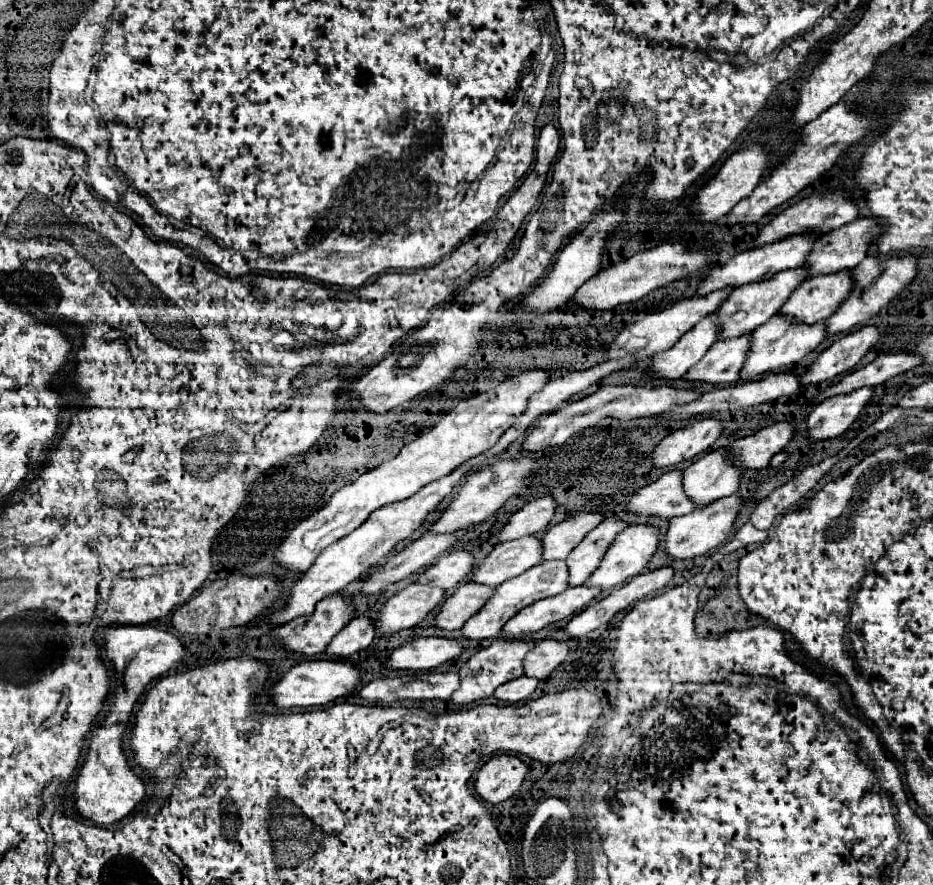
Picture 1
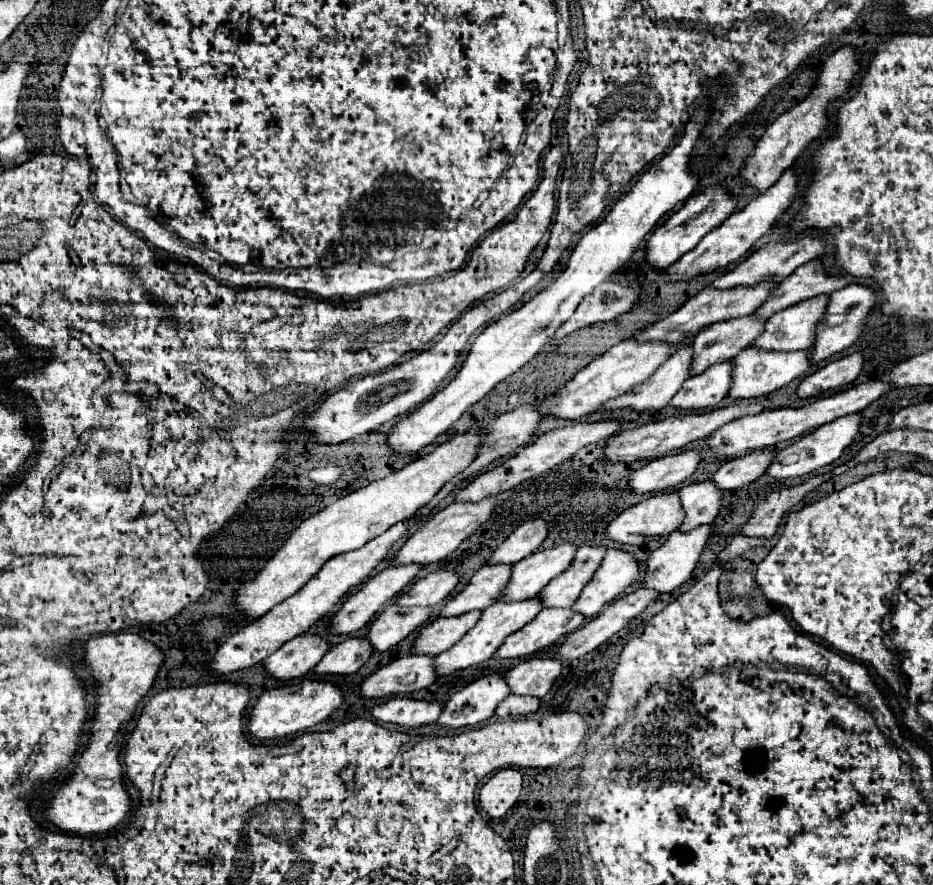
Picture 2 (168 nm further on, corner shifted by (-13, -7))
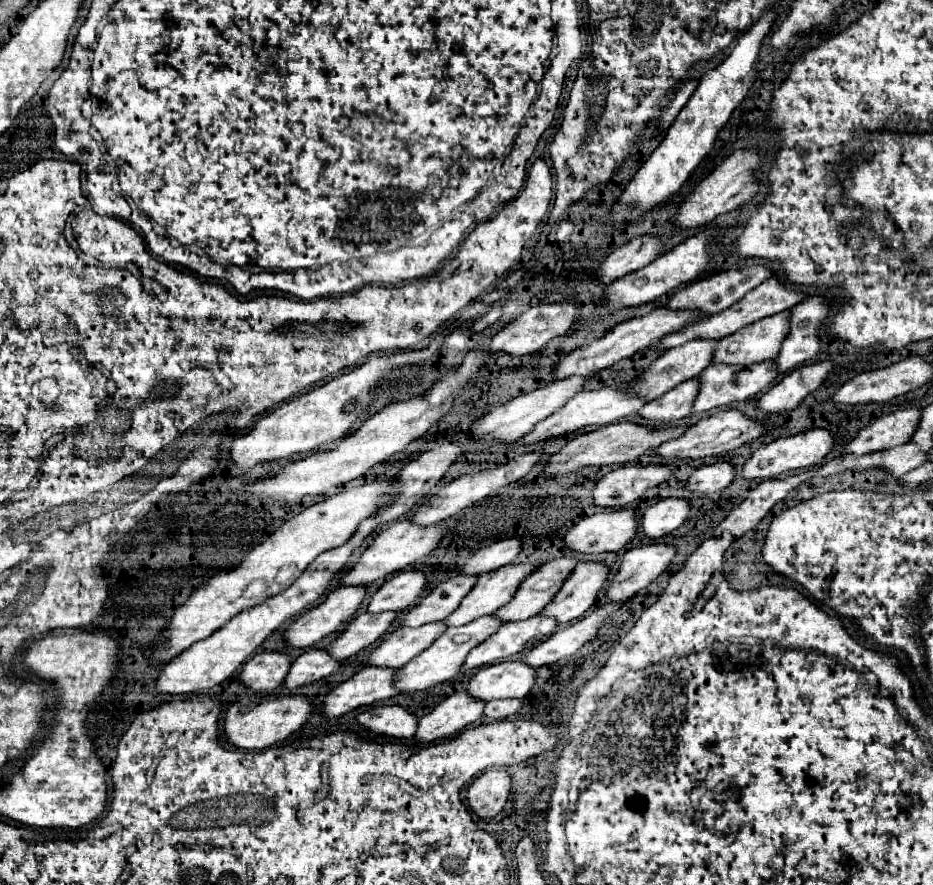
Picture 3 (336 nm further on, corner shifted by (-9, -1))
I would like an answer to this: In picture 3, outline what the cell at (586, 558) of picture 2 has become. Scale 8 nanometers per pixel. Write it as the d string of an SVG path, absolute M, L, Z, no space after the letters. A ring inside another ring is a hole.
M556 558L550 562L544 562L536 566L518 586L514 598L498 608L494 616L502 622L516 622L516 620L528 620L536 616L544 604L554 598L554 592L558 592L562 580L570 576L570 568L574 568L574 560L570 558Z

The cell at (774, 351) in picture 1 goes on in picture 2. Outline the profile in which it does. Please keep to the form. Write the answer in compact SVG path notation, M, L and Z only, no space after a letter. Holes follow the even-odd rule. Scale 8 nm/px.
M748 346L732 362L734 362L734 368L732 368L730 396L732 398L758 398L758 396L766 396L766 394L786 386L794 378L808 372L808 368L810 368L810 350L776 352L776 350L762 350L762 348L756 348L756 346Z

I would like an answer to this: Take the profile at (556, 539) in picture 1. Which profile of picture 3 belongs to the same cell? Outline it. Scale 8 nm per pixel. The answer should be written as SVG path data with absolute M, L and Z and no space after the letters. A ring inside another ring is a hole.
M518 564L490 572L490 576L480 576L460 606L442 622L452 628L470 624L472 620L486 614L494 614L498 608L502 608L502 604L506 604L506 600L510 600L510 596L514 596L514 588L518 588L522 576L532 570L534 564Z

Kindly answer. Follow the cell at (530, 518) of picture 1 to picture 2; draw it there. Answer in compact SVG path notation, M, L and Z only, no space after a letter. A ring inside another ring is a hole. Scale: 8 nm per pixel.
M534 518L522 522L492 554L488 564L516 564L522 558L536 552L548 536L548 522L544 518Z

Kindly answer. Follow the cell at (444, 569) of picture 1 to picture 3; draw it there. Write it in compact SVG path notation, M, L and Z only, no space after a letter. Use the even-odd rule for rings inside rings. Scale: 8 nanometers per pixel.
M418 570L414 572L400 572L394 578L386 580L370 598L368 612L402 612L414 606L424 588L426 588L426 576Z

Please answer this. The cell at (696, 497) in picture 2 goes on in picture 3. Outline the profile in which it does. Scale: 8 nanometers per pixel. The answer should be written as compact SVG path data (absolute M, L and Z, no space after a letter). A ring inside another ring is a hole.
M678 498L658 500L646 508L642 522L640 522L640 530L650 540L662 538L674 532L686 520L688 512L690 508L686 500L678 500Z

